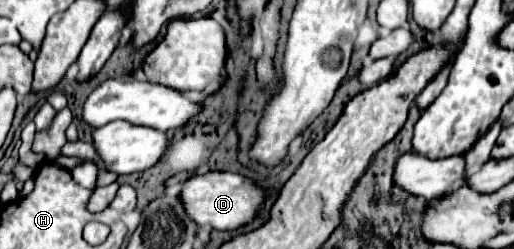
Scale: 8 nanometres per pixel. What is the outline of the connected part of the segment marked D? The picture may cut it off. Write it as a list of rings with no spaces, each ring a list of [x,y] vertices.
[[[232,172],[194,174],[186,182],[182,182],[180,192],[180,202],[192,222],[196,222],[198,226],[210,226],[214,230],[228,230],[228,232],[252,222],[262,200],[264,200],[262,188],[258,188],[252,180]]]

